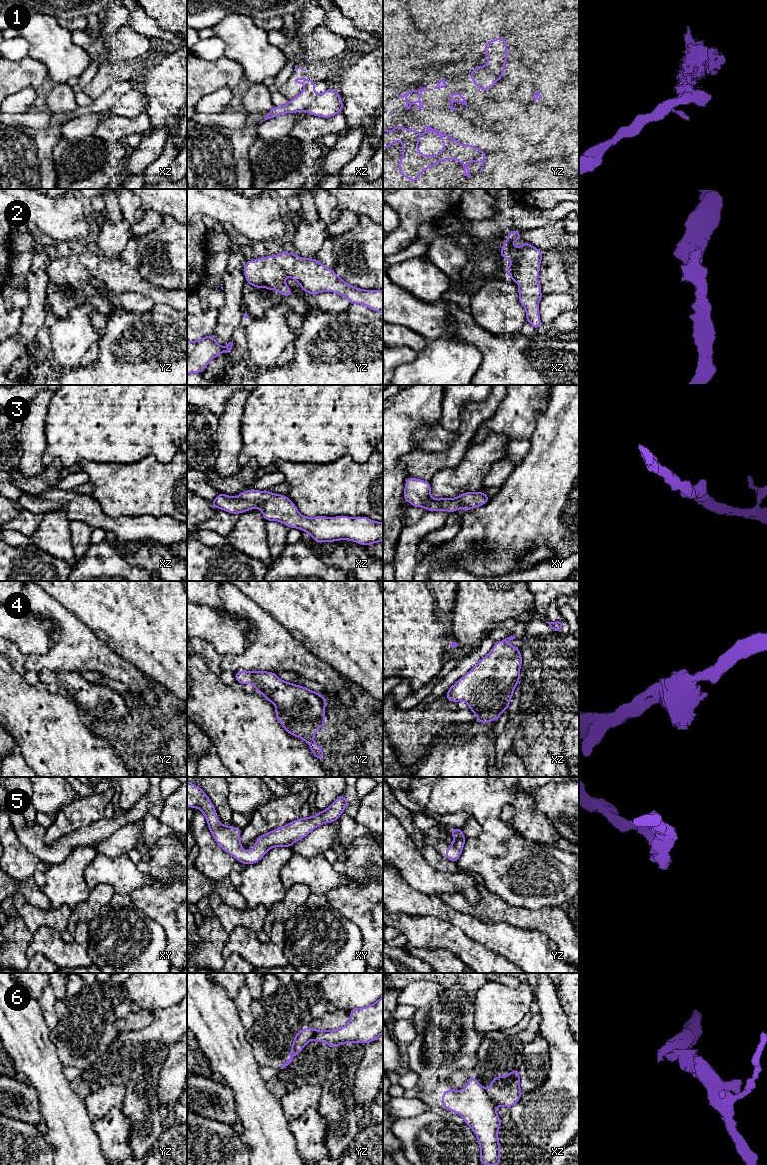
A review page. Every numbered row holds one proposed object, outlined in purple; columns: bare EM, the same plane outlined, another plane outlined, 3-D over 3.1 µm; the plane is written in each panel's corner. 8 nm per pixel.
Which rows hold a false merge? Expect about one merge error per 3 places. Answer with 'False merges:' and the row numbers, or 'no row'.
False merges: 1, 6

